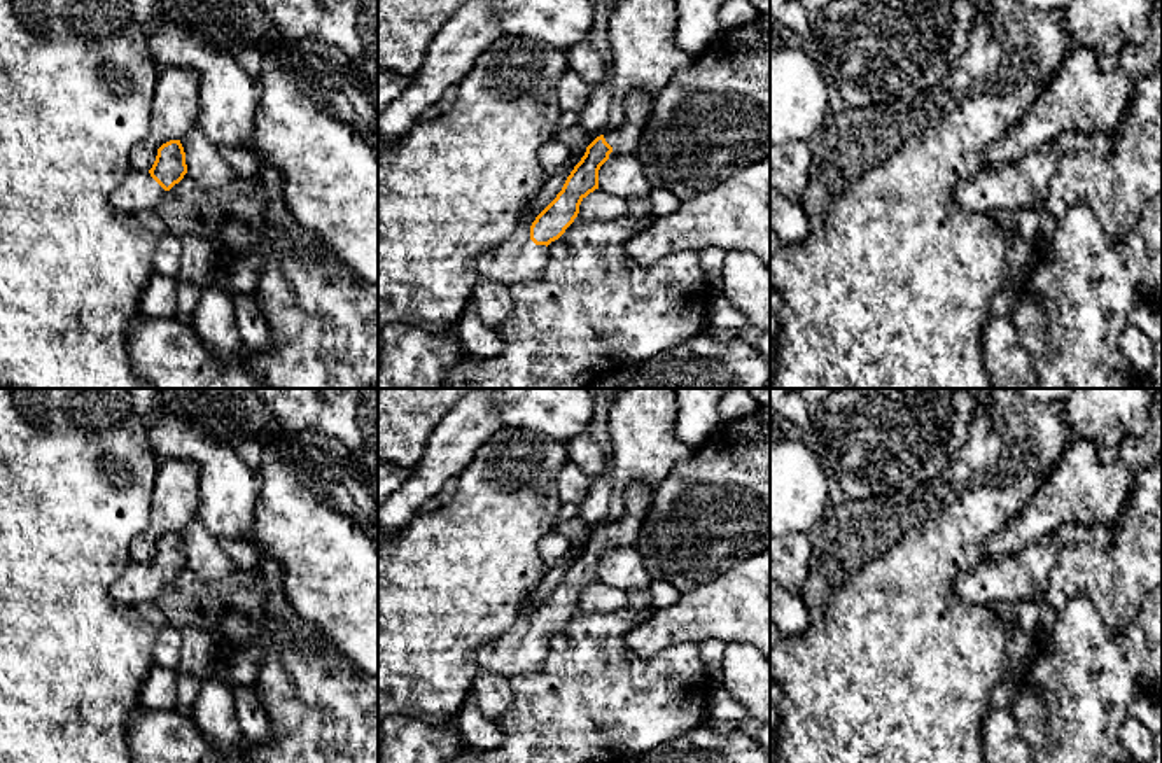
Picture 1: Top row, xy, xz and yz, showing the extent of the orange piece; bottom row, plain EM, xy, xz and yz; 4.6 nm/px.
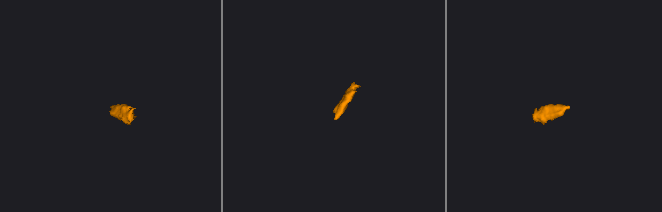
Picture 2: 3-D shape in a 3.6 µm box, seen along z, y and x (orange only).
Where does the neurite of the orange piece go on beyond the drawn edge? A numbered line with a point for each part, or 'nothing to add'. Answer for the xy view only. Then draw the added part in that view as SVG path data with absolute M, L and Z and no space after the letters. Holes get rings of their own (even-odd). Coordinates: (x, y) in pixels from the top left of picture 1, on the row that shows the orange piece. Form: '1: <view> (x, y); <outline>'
1: xy (139, 191); M131 168L126 178L110 192L108 201L124 214L135 214L138 210L156 208L164 192L149 172Z

